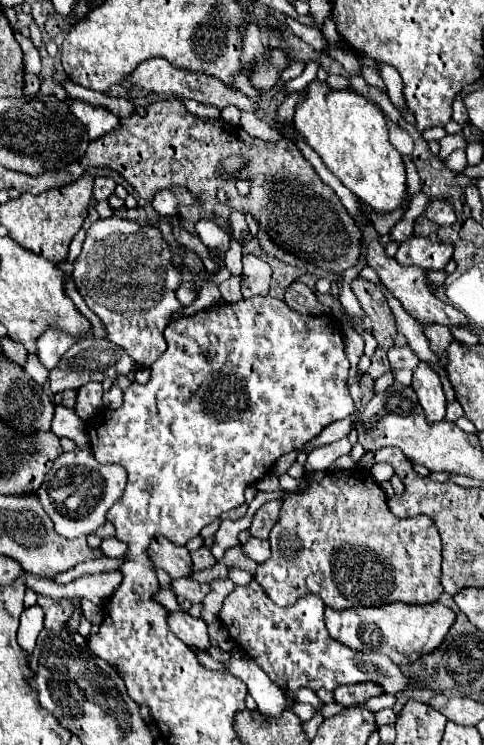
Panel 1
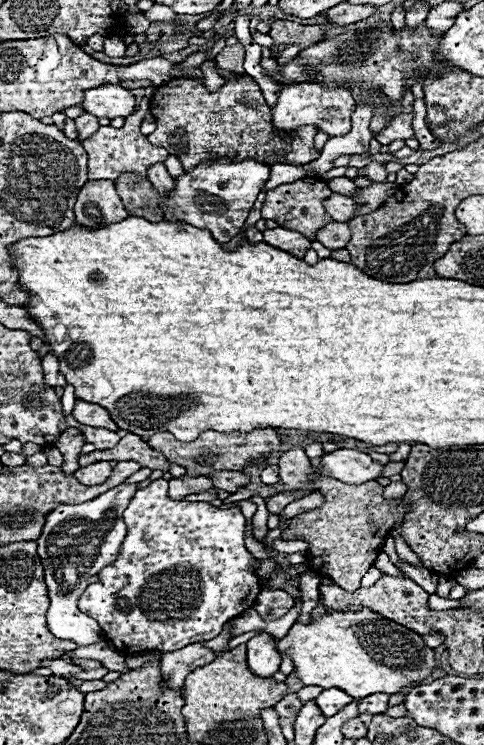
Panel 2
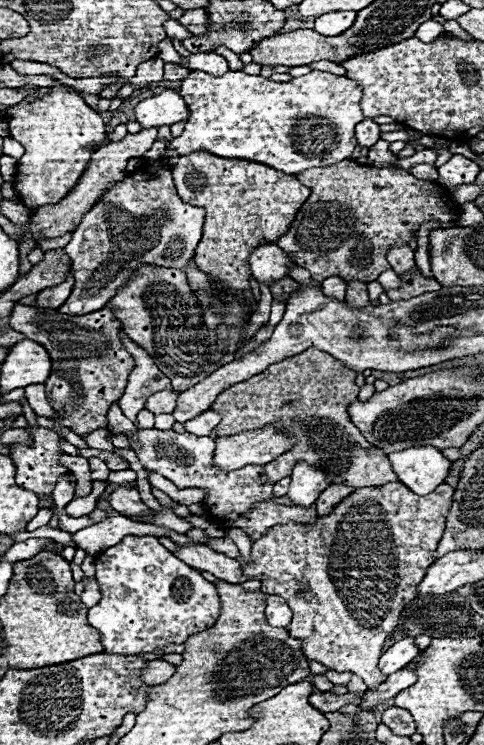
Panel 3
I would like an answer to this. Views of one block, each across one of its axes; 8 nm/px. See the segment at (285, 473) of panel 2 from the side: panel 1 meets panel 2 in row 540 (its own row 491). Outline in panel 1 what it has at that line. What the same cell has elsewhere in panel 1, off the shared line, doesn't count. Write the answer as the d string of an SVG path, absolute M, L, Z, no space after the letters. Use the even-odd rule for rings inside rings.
M334 470L334 472L328 472L322 480L312 482L304 494L288 494L282 502L280 520L274 524L274 528L270 532L270 546L272 546L272 556L266 562L258 564L258 568L254 572L254 580L258 584L262 584L264 592L270 596L270 600L276 606L292 606L302 594L308 594L308 592L318 594L324 600L324 604L334 608L334 610L346 610L346 608L358 608L358 606L384 606L384 604L390 604L390 602L430 604L430 602L436 602L442 594L442 584L440 584L440 560L442 560L440 558L440 536L438 536L438 530L436 530L434 522L428 516L414 516L414 518L408 518L408 520L402 520L402 518L394 516L386 506L384 490L364 470Z

